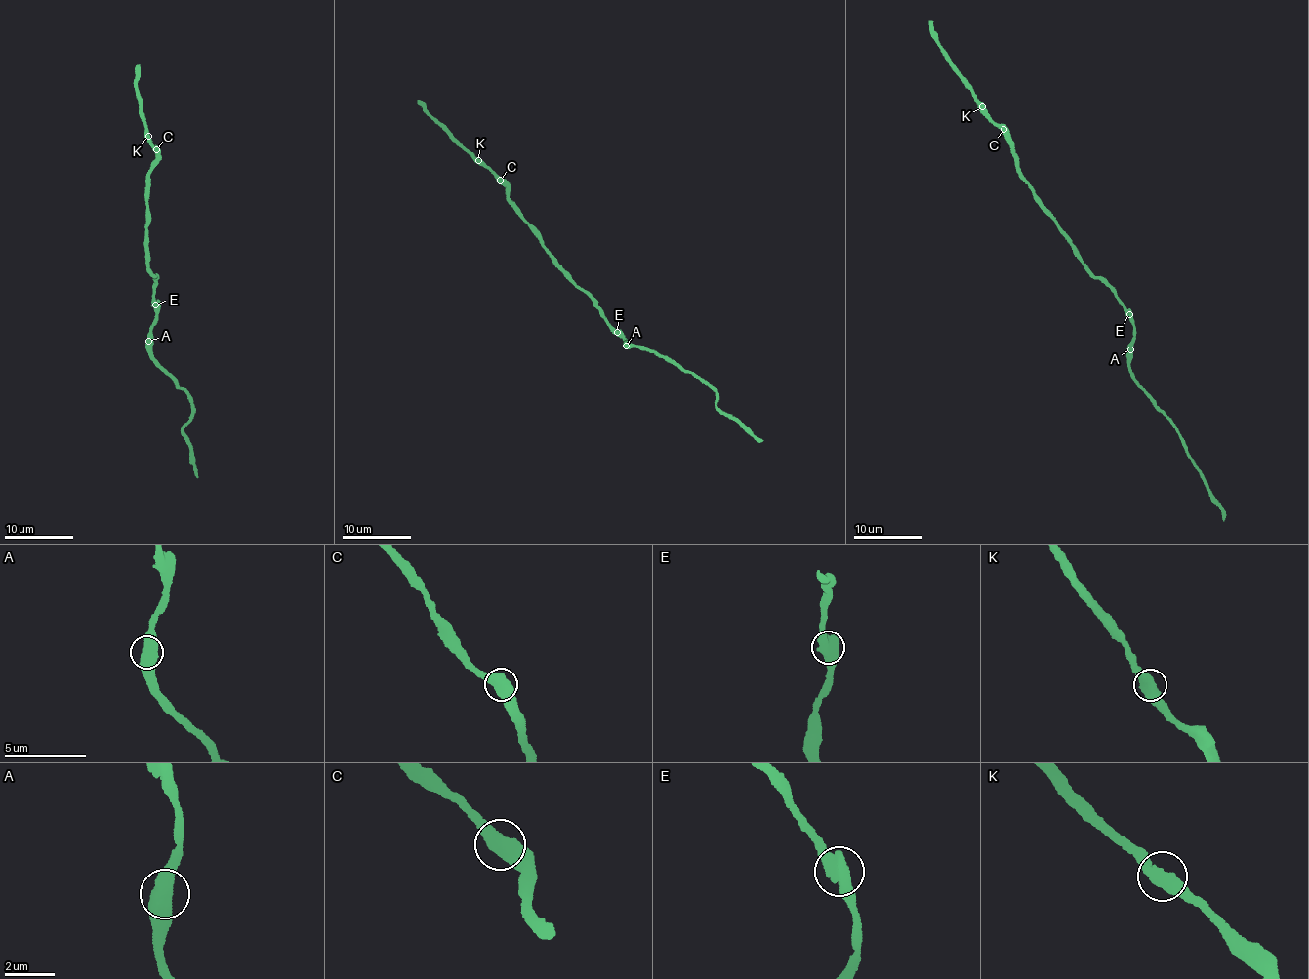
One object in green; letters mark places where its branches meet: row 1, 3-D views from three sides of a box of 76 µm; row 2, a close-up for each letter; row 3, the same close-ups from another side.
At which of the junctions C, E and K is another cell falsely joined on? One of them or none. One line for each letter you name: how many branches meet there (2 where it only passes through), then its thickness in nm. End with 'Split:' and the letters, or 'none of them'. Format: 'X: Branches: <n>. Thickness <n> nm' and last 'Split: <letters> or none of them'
Split: none of them

